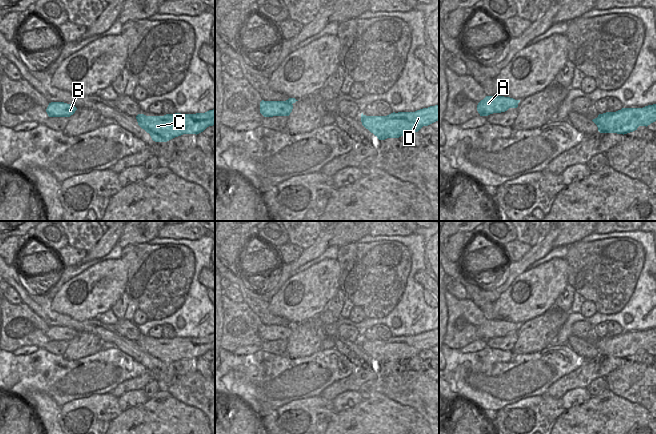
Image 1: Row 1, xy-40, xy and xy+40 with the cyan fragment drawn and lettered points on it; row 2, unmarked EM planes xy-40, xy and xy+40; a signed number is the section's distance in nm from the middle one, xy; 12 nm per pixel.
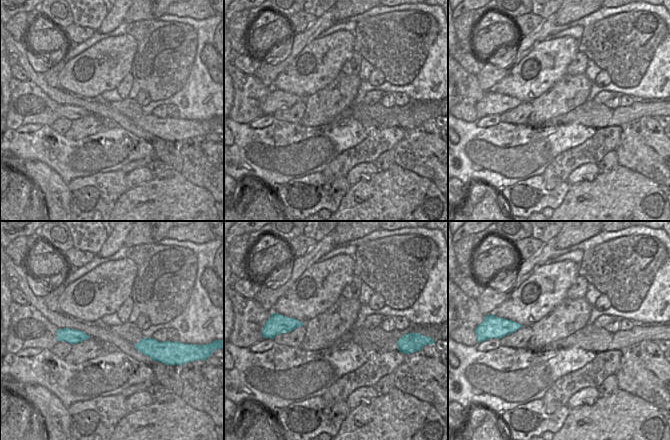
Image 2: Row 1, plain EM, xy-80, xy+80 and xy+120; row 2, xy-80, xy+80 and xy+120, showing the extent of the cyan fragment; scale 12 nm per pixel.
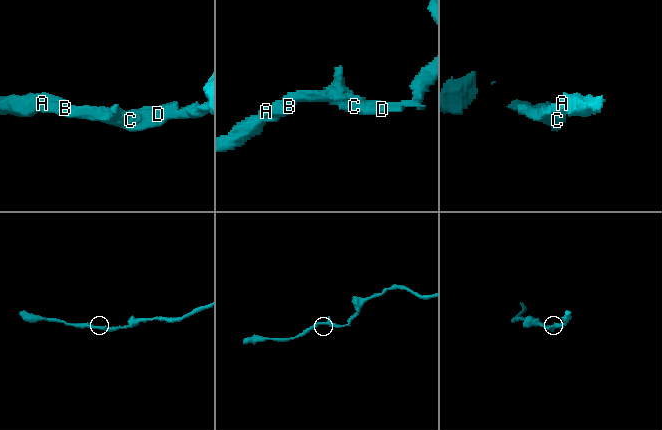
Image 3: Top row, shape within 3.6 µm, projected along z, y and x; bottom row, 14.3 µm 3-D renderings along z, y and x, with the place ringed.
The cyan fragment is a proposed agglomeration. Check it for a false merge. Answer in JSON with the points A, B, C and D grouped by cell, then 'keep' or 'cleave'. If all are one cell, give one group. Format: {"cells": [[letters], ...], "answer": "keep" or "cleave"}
{"cells": [["A", "B", "C", "D"]], "answer": "keep"}

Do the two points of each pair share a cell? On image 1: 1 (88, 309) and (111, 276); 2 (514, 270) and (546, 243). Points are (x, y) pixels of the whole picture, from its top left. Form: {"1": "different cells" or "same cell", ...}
{"1": "same cell", "2": "same cell"}

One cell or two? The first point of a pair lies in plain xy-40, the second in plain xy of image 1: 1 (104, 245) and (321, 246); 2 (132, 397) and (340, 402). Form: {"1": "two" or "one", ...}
{"1": "one", "2": "one"}

